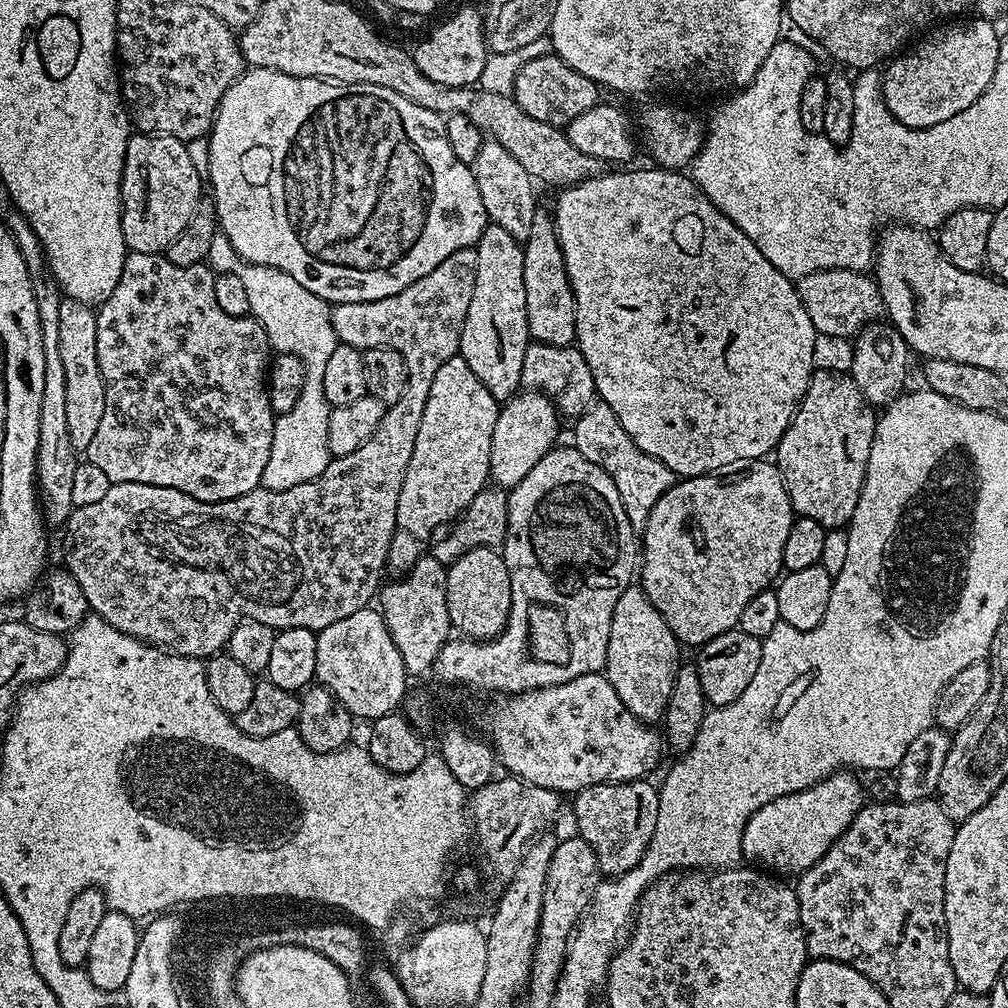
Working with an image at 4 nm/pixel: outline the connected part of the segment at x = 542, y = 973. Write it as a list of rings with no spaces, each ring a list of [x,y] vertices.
[[[571,834],[560,845],[552,848],[550,870],[546,870],[544,897],[540,910],[540,928],[536,931],[536,944],[532,950],[532,974],[527,991],[532,991],[532,1000],[544,1004],[553,999],[556,984],[560,980],[560,969],[568,952],[568,942],[581,916],[589,911],[590,901],[602,873],[596,863],[594,850],[578,834]]]

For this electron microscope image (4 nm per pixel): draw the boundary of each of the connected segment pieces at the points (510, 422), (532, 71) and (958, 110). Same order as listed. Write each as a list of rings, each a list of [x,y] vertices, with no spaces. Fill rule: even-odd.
[[[521,391],[501,407],[498,422],[494,424],[494,439],[490,442],[491,483],[505,490],[512,490],[515,484],[531,477],[538,462],[557,443],[561,417],[548,397],[541,392]]]
[[[555,54],[536,57],[526,62],[518,70],[517,80],[513,84],[512,99],[530,114],[530,118],[538,118],[547,124],[566,126],[578,114],[590,110],[601,99],[601,89],[590,78],[578,74],[562,58]]]
[[[991,19],[965,20],[968,20],[965,24],[956,24],[941,32],[929,31],[924,48],[897,55],[883,69],[884,101],[898,122],[911,128],[941,124],[946,118],[954,118],[954,114],[962,114],[962,110],[969,108],[990,86],[998,66],[1001,33],[996,32]]]

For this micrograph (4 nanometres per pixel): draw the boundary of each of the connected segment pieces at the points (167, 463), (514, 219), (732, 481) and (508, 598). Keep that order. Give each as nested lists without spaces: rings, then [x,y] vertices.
[[[129,251],[126,262],[122,266],[122,278],[118,278],[118,286],[114,286],[110,298],[106,298],[103,304],[99,305],[96,312],[96,333],[98,334],[96,349],[98,350],[98,366],[104,379],[104,413],[102,414],[102,422],[98,422],[98,430],[94,430],[94,438],[90,438],[90,446],[86,449],[86,460],[87,463],[100,467],[106,474],[106,478],[110,478],[113,484],[149,484],[150,486],[173,488],[179,492],[185,492],[187,496],[193,496],[195,500],[201,500],[207,504],[222,502],[223,500],[233,500],[242,494],[253,492],[255,488],[261,487],[264,471],[266,470],[266,462],[270,458],[270,446],[272,445],[274,426],[276,425],[276,416],[273,413],[272,403],[268,397],[267,379],[270,375],[270,355],[268,356],[270,345],[268,343],[268,335],[264,327],[251,315],[231,316],[230,314],[226,314],[226,310],[222,310],[222,306],[218,306],[218,298],[214,298],[214,282],[216,281],[216,277],[217,273],[204,262],[190,266],[178,266],[168,260],[167,255],[164,254]]]
[[[488,138],[478,150],[478,158],[470,165],[472,173],[476,175],[478,182],[478,194],[482,194],[482,206],[486,206],[486,214],[489,221],[502,226],[521,242],[527,240],[530,234],[530,226],[534,222],[538,205],[536,205],[536,192],[534,181],[526,170],[522,170],[522,162],[506,150],[497,140]]]
[[[768,462],[753,463],[749,467],[752,469],[749,472],[742,473],[741,476],[709,474],[681,479],[673,484],[670,490],[666,490],[666,494],[662,494],[662,498],[658,498],[646,526],[642,529],[642,563],[638,568],[639,587],[644,589],[644,592],[650,598],[650,602],[654,602],[658,614],[662,614],[662,618],[666,618],[666,626],[670,626],[670,630],[676,635],[676,639],[680,641],[681,645],[696,644],[695,646],[703,646],[709,644],[714,637],[733,631],[739,625],[740,616],[746,610],[746,606],[750,606],[750,602],[758,593],[771,589],[774,581],[781,575],[784,568],[782,550],[785,548],[786,538],[790,534],[794,513],[788,491],[784,485],[784,476],[780,473],[779,467],[772,462],[764,463]]]
[[[475,548],[462,553],[452,564],[447,565],[448,577],[446,578],[446,610],[450,610],[450,622],[453,629],[461,637],[477,642],[489,642],[500,631],[509,627],[514,615],[512,607],[512,579],[504,556],[495,548]]]

